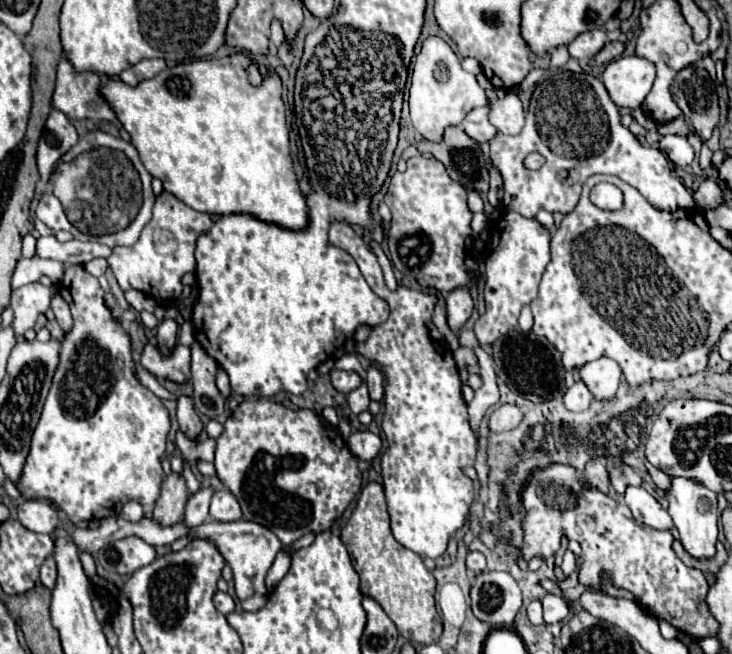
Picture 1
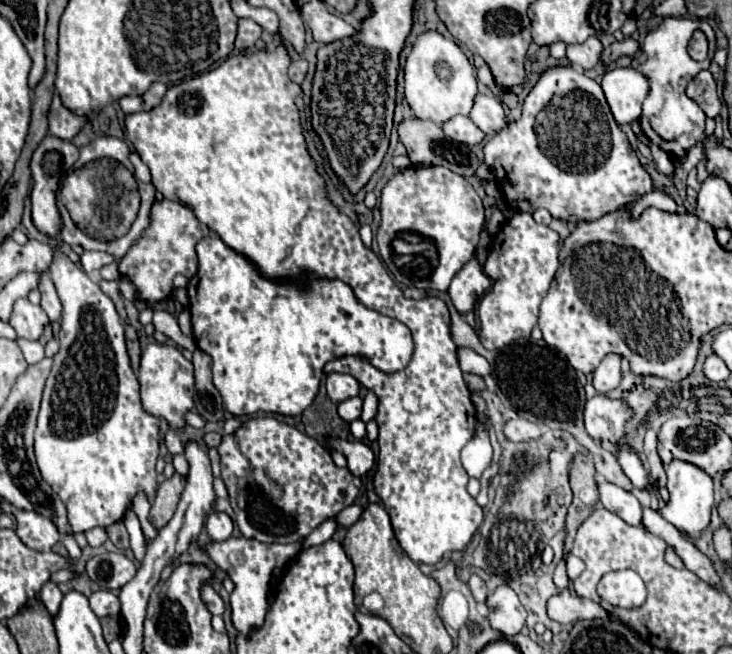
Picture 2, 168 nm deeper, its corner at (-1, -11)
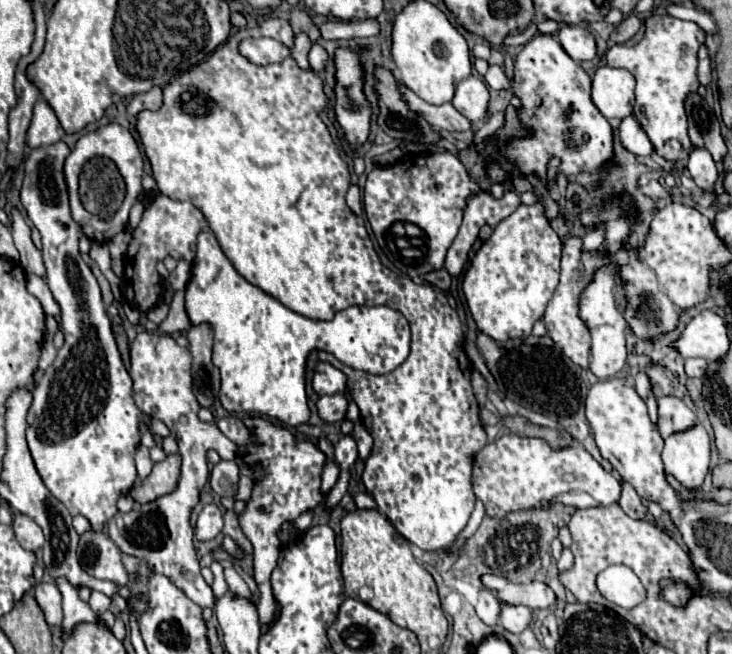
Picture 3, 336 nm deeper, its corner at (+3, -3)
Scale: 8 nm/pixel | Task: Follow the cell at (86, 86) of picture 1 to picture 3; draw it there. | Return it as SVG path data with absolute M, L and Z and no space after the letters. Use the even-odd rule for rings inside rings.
M40 97L34 105L34 117L28 129L28 145L30 147L50 145L60 141L64 135L66 133L62 131L62 125L58 123L58 117L54 115L52 107L46 103L46 99Z

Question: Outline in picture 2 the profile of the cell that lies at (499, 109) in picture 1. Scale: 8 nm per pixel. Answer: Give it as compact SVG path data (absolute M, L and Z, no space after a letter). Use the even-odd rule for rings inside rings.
M478 93L472 105L472 111L468 115L480 131L484 131L486 135L494 135L498 133L502 127L506 127L506 115L504 109L500 105L500 101L492 95L482 95Z

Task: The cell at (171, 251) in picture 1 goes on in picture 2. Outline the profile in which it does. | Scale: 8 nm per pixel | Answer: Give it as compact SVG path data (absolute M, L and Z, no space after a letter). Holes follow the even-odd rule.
M168 199L154 201L150 209L150 225L122 257L120 273L126 273L128 279L136 285L140 299L144 299L146 303L158 303L172 295L174 275L182 273L186 277L194 277L194 273L198 271L198 257L194 247L208 233L210 229L198 221L188 205Z

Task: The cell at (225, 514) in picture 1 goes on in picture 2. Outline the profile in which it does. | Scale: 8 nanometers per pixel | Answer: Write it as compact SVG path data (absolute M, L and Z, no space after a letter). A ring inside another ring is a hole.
M214 511L206 519L206 531L212 541L226 541L232 535L232 519L226 513Z

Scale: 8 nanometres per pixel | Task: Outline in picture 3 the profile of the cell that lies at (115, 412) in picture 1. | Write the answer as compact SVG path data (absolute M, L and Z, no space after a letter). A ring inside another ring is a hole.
M58 141L48 147L32 149L24 161L24 185L20 191L22 207L26 209L30 221L42 235L42 255L44 265L48 269L46 279L56 303L60 305L60 329L64 333L64 345L62 349L58 349L54 363L42 373L42 379L36 379L26 441L34 457L36 469L44 485L52 491L52 495L66 505L70 515L84 515L92 523L92 529L100 533L104 525L118 513L116 501L120 499L120 495L126 495L136 481L134 455L142 439L140 425L144 423L144 413L136 407L132 399L132 379L116 347L116 339L104 309L98 281L92 275L90 267L82 261L78 251L80 229L70 217L66 181L62 171L68 153L68 145L64 141Z

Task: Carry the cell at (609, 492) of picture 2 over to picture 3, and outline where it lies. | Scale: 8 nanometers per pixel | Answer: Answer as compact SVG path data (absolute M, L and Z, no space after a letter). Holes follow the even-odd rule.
M518 435L500 437L476 453L472 463L472 485L476 497L482 499L486 513L494 517L546 503L572 505L576 509L606 507L618 503L622 493L620 481L612 473L606 473L580 443L554 451L542 439Z

